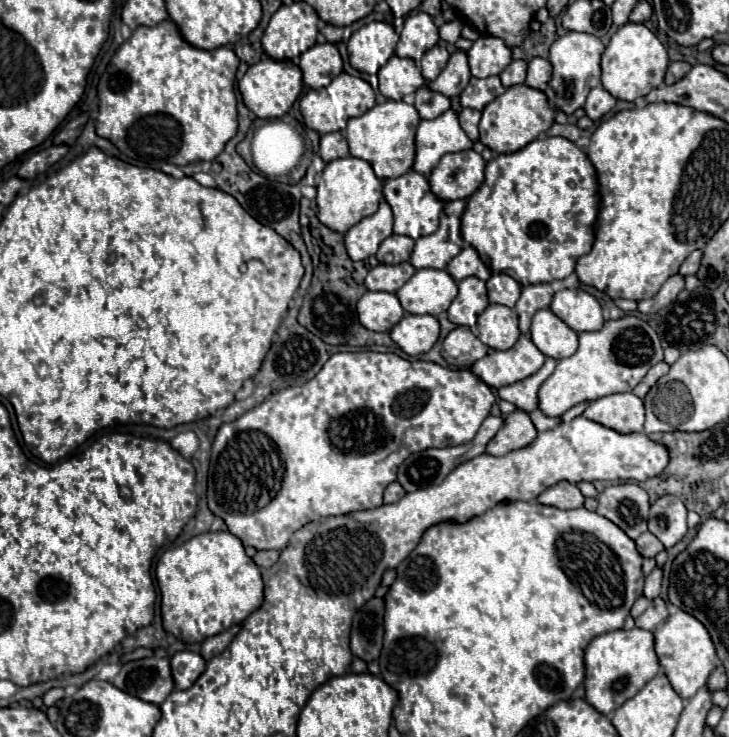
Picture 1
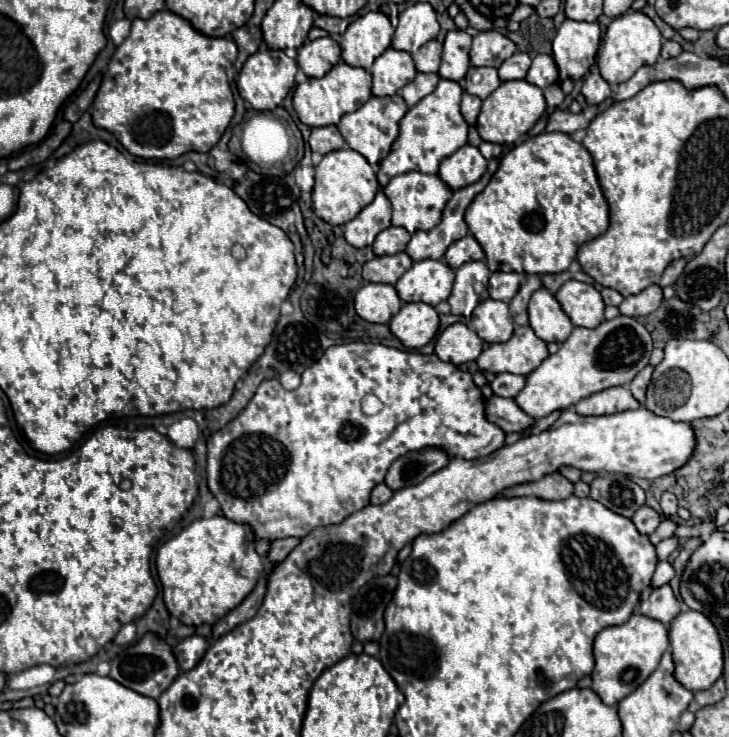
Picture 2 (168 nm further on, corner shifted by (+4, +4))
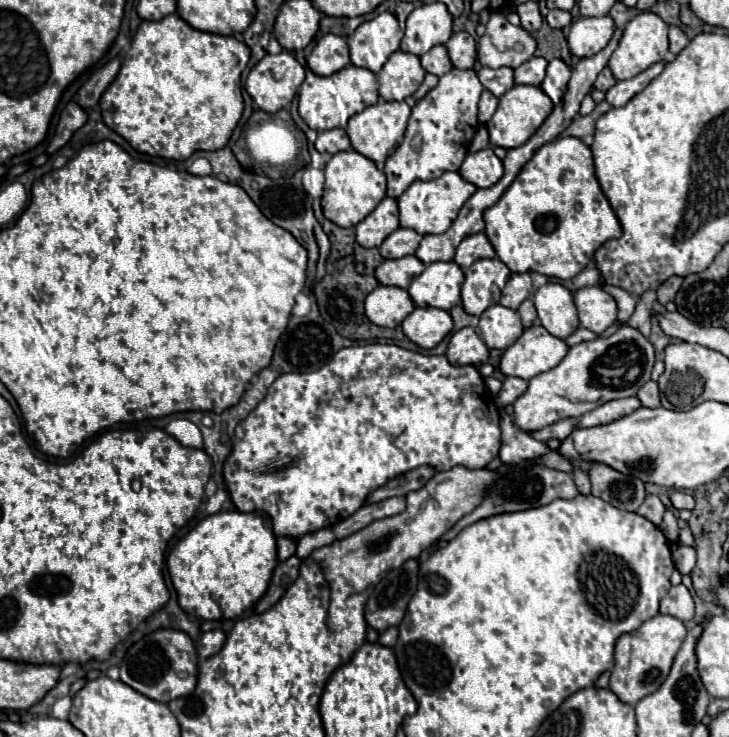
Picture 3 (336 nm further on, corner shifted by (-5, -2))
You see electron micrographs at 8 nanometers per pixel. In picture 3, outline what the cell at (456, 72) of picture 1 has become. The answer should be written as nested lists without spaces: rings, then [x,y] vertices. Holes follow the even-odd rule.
[[[461,31],[461,33],[453,33],[451,39],[445,43],[451,63],[457,69],[473,69],[475,61],[477,61],[477,45],[475,39]]]

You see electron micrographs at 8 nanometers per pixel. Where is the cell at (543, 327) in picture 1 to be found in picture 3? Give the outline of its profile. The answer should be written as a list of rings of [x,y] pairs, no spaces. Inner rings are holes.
[[[547,283],[535,291],[533,297],[541,325],[555,337],[567,339],[577,331],[579,319],[571,291],[559,283]]]

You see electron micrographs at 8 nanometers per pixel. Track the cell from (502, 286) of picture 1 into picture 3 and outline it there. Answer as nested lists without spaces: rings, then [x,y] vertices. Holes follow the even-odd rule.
[[[515,273],[509,277],[505,289],[501,291],[501,305],[517,309],[527,297],[548,282],[548,277],[538,273]]]

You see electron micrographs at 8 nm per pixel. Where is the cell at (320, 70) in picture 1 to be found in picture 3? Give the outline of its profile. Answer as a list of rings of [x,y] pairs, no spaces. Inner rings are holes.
[[[323,35],[313,53],[307,57],[307,65],[315,75],[333,75],[349,65],[349,47],[347,41],[339,35]]]

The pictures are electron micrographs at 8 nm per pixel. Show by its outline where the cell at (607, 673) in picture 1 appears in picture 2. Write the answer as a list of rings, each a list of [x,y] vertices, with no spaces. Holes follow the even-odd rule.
[[[636,613],[624,625],[606,627],[594,641],[596,667],[592,671],[592,689],[606,705],[616,705],[620,699],[630,695],[650,673],[658,667],[662,653],[670,647],[668,627],[660,621]]]

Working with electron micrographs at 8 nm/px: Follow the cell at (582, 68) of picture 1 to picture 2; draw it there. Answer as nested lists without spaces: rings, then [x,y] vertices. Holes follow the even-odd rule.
[[[566,19],[554,41],[554,59],[560,69],[560,81],[566,77],[580,79],[590,71],[600,45],[600,27],[596,21],[570,21]]]

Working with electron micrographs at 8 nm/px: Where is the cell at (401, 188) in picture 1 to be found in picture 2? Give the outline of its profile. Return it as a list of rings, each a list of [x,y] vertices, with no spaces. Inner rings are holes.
[[[408,171],[392,177],[390,183],[384,187],[384,193],[392,203],[392,225],[404,227],[410,233],[420,229],[432,229],[434,225],[438,225],[442,209],[446,207],[446,201],[452,197],[452,189],[438,175],[426,175],[418,171]]]

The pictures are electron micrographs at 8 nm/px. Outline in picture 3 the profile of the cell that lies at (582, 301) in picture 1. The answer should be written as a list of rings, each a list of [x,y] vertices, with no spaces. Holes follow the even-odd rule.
[[[583,287],[573,293],[581,327],[603,333],[617,319],[617,303],[601,287]]]

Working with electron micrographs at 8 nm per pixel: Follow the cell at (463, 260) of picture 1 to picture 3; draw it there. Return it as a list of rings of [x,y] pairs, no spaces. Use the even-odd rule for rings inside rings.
[[[475,233],[475,235],[469,235],[465,237],[459,247],[457,247],[457,253],[455,253],[455,263],[463,269],[471,267],[477,259],[493,259],[495,257],[495,251],[489,243],[489,239],[485,237],[485,233]]]

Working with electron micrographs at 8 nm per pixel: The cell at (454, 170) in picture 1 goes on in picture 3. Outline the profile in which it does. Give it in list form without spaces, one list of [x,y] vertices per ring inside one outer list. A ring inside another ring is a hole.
[[[485,149],[485,151],[469,153],[465,157],[459,173],[463,175],[465,181],[483,189],[483,187],[491,187],[493,183],[497,183],[501,179],[503,163],[495,157],[493,149]]]

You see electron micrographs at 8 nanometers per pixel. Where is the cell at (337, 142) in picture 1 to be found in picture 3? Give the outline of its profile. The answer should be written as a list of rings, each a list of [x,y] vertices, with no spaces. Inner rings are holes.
[[[329,129],[329,131],[319,133],[319,137],[315,141],[315,149],[319,153],[335,155],[339,151],[349,151],[351,141],[349,141],[349,137],[347,137],[347,133],[343,129]]]

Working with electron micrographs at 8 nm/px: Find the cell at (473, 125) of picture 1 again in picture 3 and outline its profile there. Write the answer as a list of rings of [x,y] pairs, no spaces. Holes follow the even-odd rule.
[[[483,91],[481,93],[481,101],[479,101],[479,123],[487,123],[493,117],[493,113],[497,109],[497,101],[499,99],[495,95],[491,95],[489,91]]]

